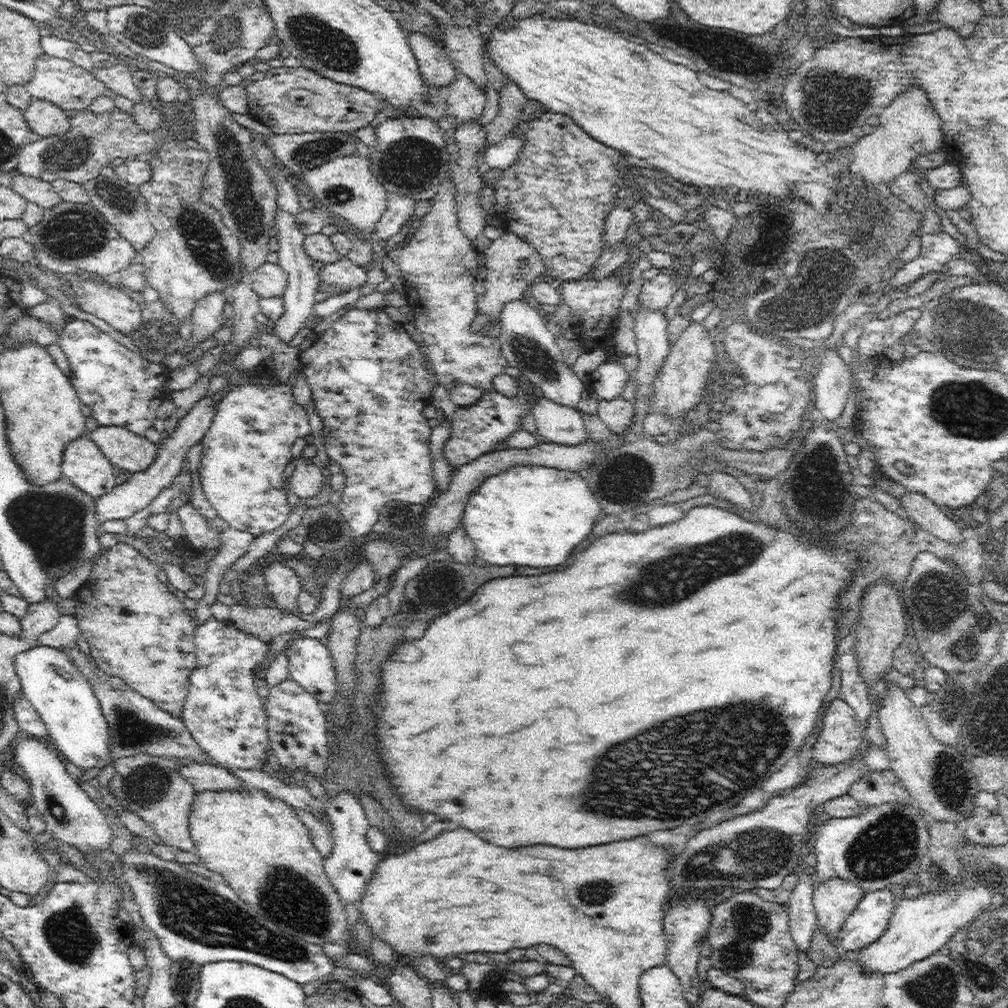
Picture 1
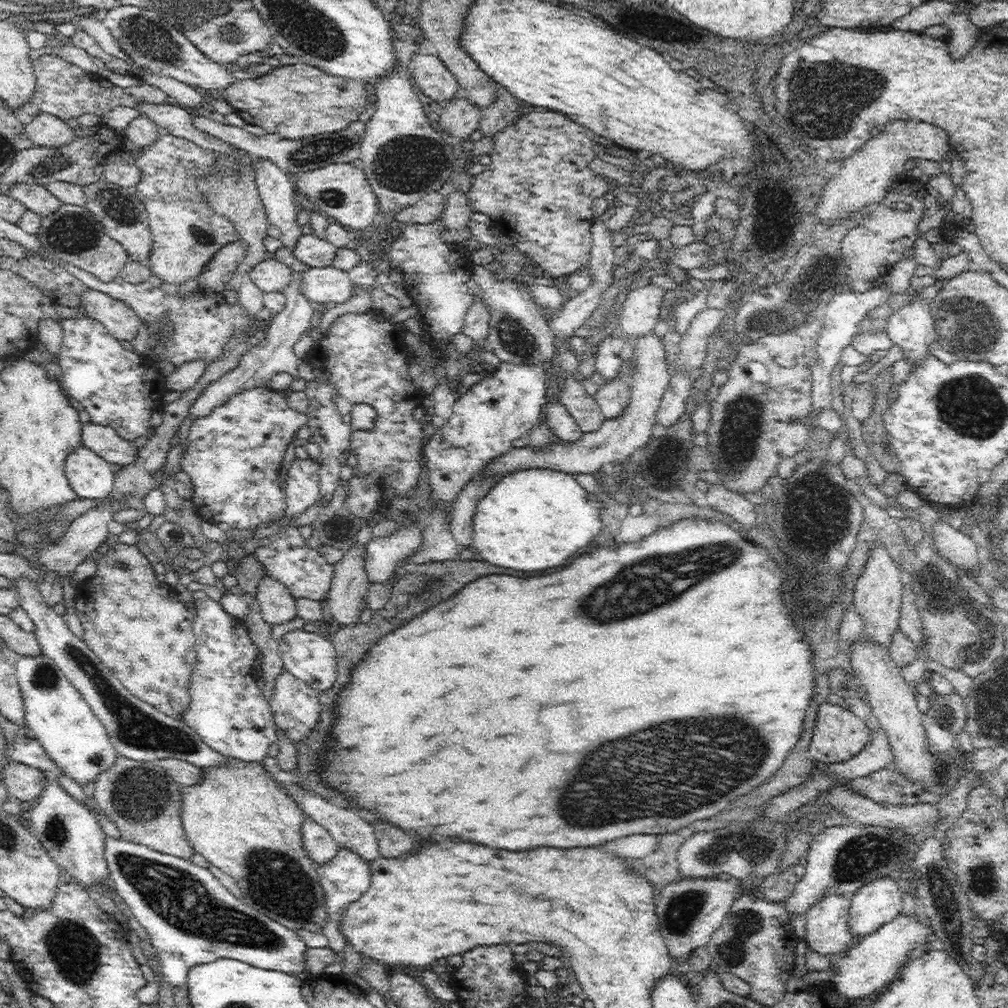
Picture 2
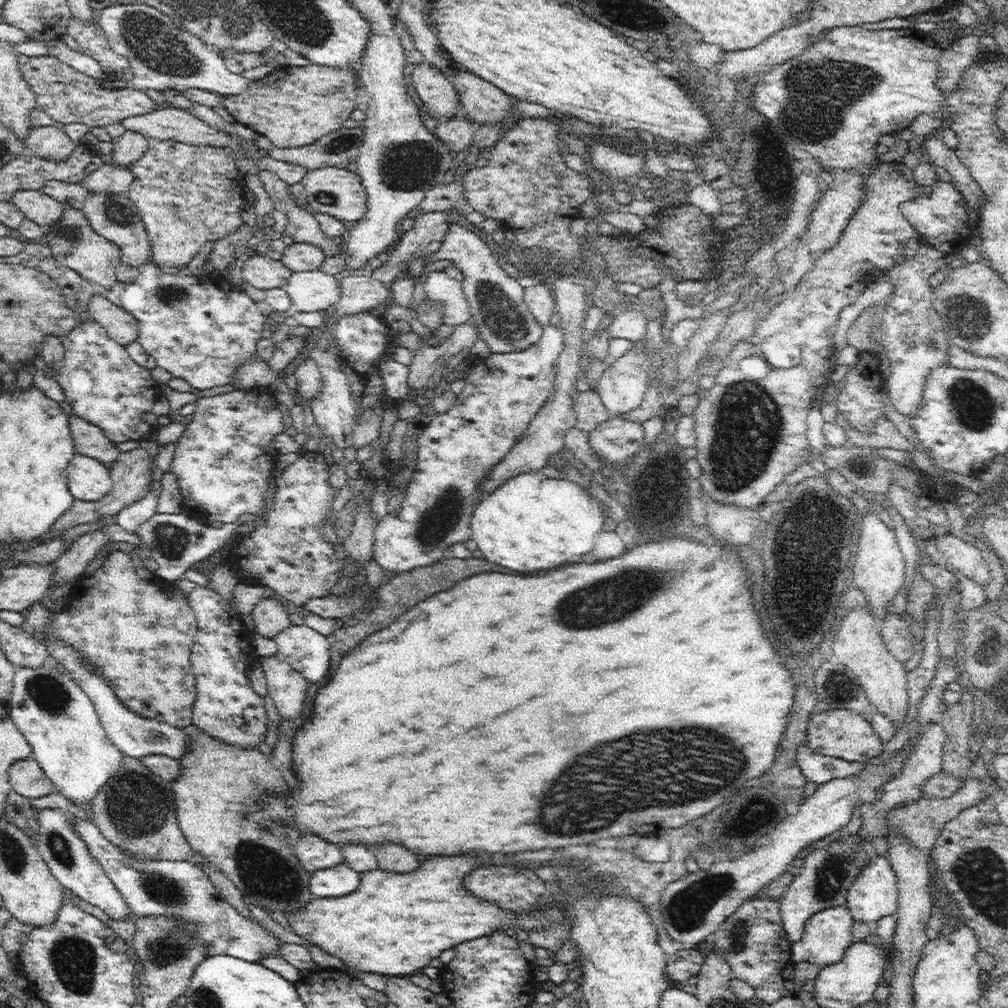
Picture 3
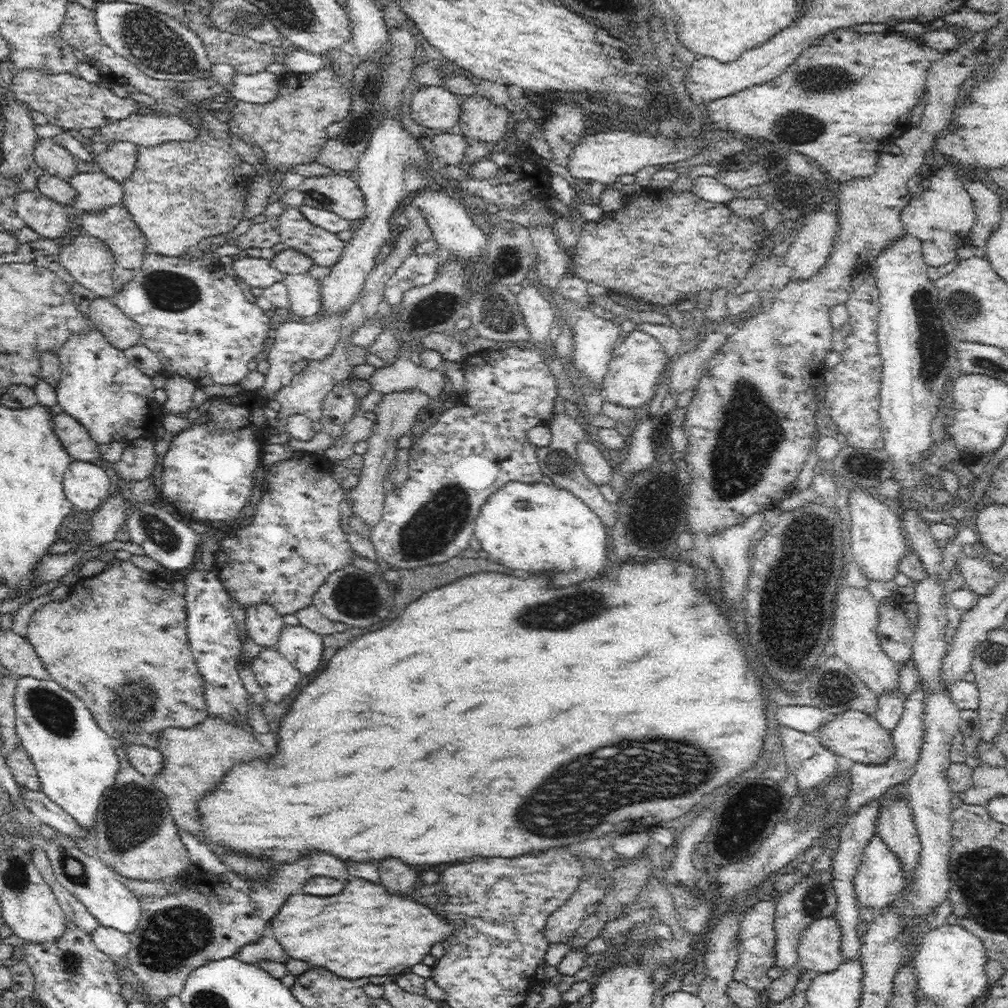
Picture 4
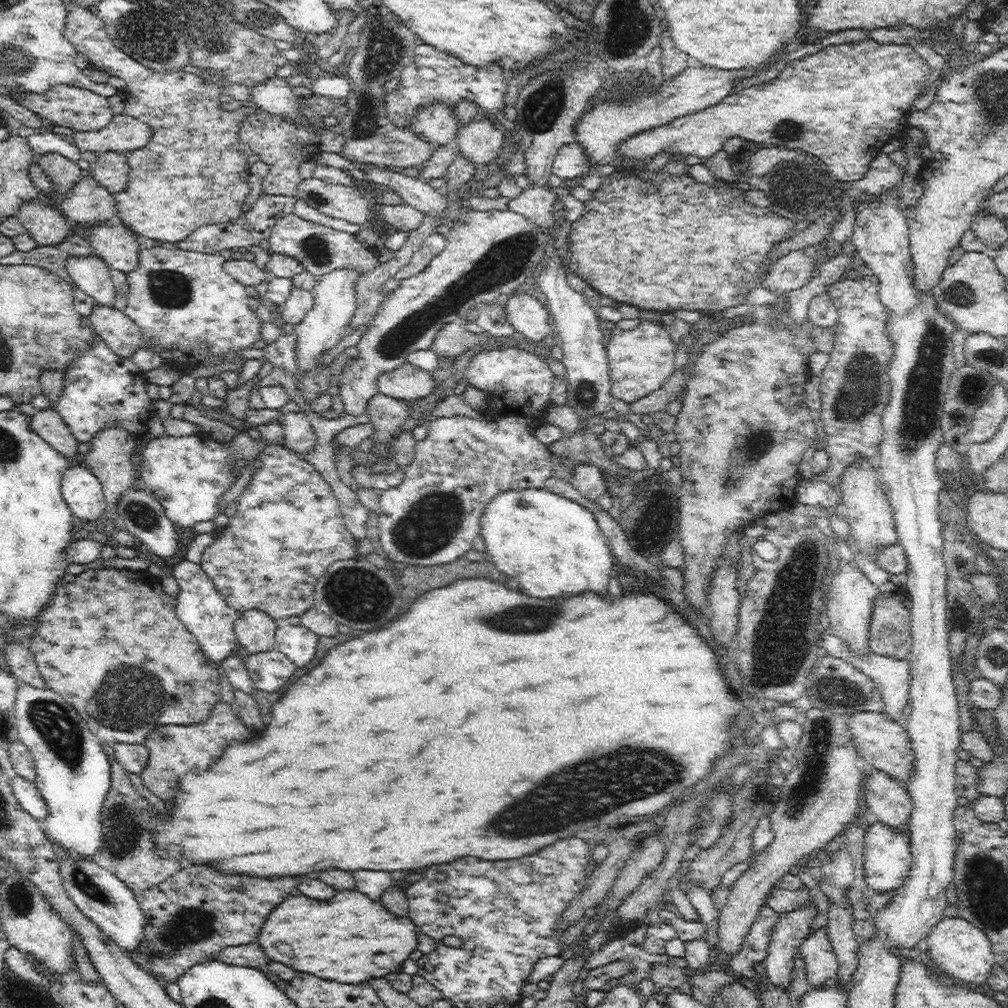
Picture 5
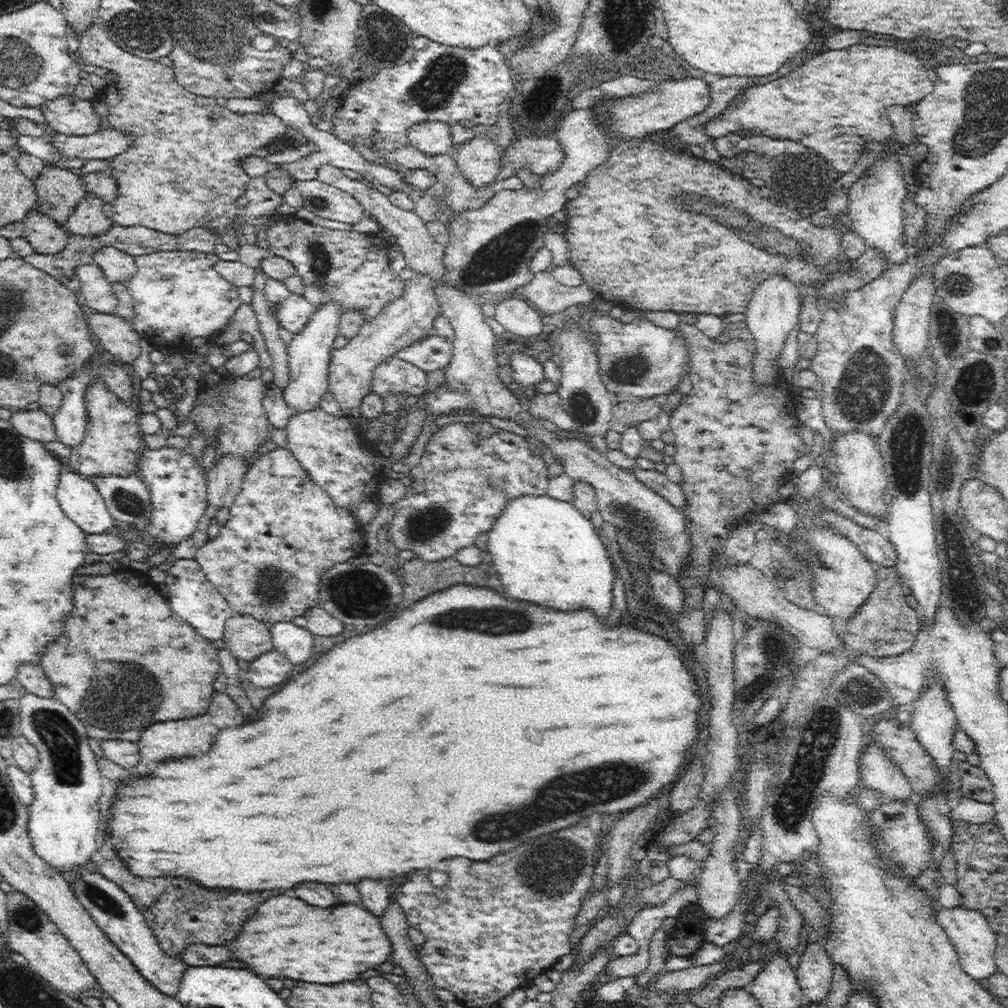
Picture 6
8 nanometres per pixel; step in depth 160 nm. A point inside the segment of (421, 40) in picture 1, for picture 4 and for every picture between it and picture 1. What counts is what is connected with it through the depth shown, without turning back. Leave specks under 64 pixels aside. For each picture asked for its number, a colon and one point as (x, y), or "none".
2: (435, 80)
3: (440, 99)
4: (433, 106)

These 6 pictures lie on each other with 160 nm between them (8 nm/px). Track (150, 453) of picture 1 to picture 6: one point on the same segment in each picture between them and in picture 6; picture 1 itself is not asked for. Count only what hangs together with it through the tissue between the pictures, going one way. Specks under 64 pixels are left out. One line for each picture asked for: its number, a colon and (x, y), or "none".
2: (103, 440)
3: (90, 440)
4: (75, 439)
5: (48, 423)
6: (34, 424)

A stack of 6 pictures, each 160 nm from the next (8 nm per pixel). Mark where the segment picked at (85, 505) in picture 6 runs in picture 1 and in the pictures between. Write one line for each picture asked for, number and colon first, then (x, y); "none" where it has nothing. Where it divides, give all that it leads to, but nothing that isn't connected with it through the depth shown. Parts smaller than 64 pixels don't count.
1: (83, 464)
2: (89, 475)
3: (88, 479)
4: (85, 484)
5: (80, 489)

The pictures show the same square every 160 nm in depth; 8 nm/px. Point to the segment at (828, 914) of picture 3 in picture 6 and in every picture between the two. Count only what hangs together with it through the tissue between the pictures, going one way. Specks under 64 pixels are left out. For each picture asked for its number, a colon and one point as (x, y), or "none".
4: (818, 950)
5: (821, 963)
6: (815, 972)

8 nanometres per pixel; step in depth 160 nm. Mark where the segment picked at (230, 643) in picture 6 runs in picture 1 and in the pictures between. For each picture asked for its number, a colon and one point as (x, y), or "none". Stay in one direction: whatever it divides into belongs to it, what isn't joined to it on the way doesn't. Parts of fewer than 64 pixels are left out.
1: (283, 582)
2: (277, 605)
3: (270, 615)
4: (263, 623)
5: (255, 630)

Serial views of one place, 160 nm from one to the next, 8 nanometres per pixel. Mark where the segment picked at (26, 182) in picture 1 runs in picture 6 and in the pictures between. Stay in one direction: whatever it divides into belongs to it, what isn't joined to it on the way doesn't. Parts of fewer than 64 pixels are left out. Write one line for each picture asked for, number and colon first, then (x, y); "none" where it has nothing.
2: (38, 198)
3: (36, 205)
4: (50, 219)
5: (47, 225)
6: (45, 236)

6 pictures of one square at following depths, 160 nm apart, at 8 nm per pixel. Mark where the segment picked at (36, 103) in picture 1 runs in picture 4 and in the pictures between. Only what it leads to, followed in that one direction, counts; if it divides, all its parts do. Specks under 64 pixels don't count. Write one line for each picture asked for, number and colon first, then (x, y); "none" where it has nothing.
2: (46, 130)
3: (51, 143)
4: (53, 158)

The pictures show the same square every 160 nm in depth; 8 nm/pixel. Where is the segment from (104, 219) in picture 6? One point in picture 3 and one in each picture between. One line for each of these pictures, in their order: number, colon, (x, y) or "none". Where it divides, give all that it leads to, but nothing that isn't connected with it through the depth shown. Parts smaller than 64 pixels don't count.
3: (109, 178)
4: (95, 191)
5: (88, 202)

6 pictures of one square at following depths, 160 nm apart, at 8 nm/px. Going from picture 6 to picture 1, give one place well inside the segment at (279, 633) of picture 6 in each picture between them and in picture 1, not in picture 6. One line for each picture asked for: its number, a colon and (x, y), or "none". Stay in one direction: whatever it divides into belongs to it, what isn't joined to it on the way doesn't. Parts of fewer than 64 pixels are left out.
1: (310, 664)
2: (310, 657)
3: (306, 650)
4: (303, 648)
5: (298, 643)

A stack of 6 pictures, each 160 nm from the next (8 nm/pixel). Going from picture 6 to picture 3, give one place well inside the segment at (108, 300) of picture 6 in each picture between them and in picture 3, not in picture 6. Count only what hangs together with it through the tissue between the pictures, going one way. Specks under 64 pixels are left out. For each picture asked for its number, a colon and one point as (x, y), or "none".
3: (73, 243)
4: (90, 261)
5: (91, 274)

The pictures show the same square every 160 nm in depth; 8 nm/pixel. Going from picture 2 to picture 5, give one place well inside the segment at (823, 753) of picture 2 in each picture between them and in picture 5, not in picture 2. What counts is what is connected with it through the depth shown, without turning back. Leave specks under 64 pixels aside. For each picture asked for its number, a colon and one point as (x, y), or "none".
3: (843, 733)
4: (854, 734)
5: (880, 741)

